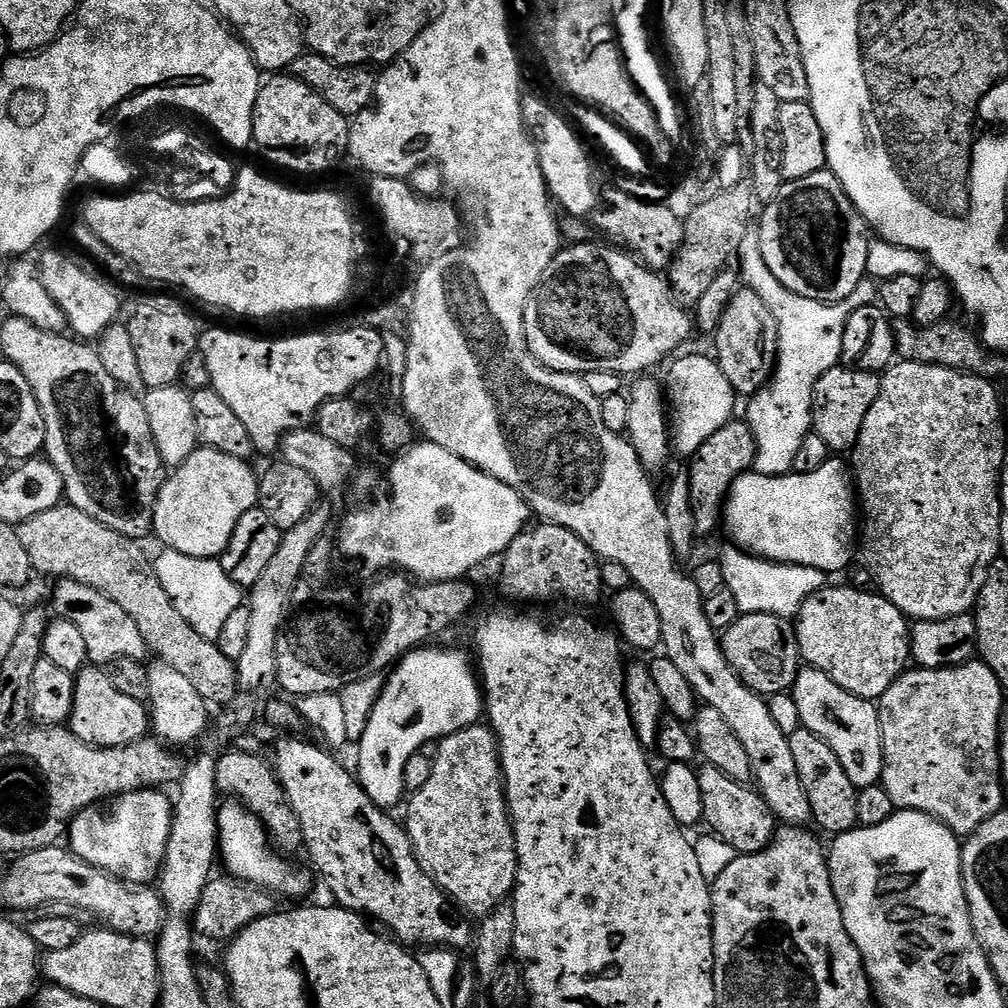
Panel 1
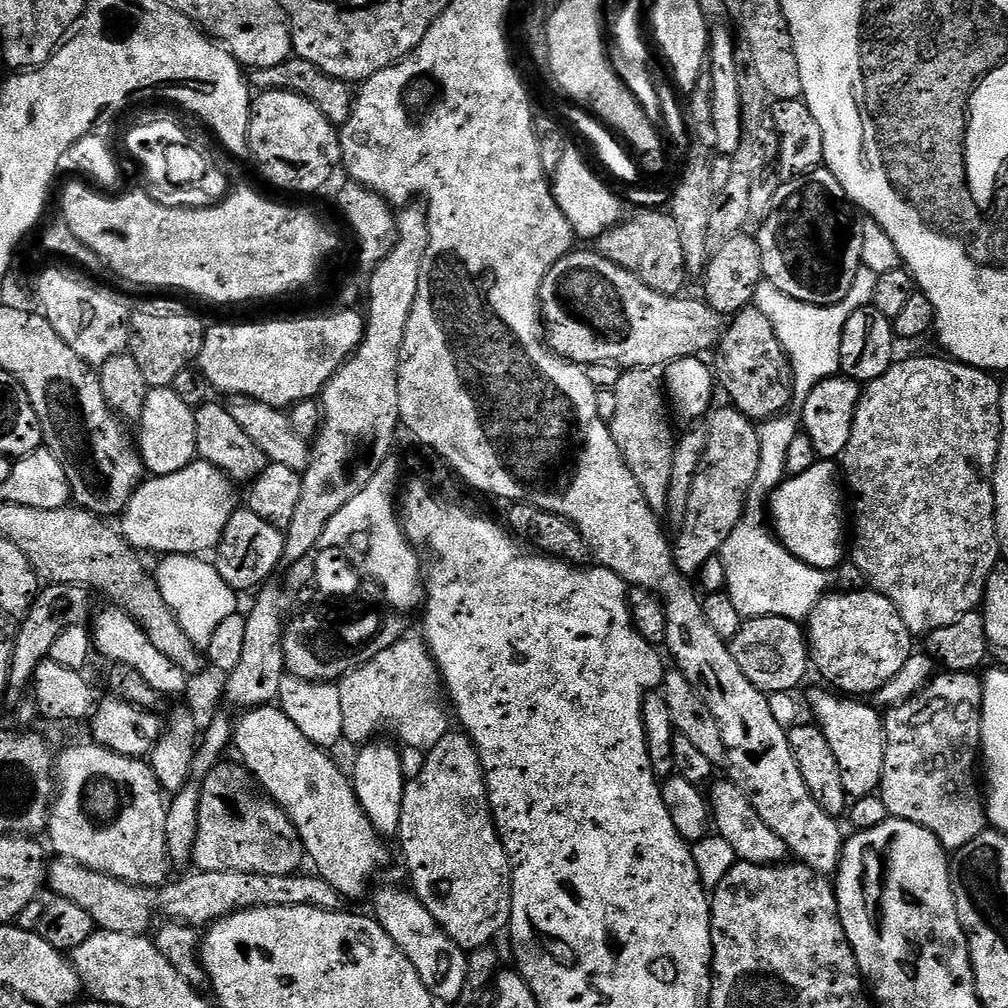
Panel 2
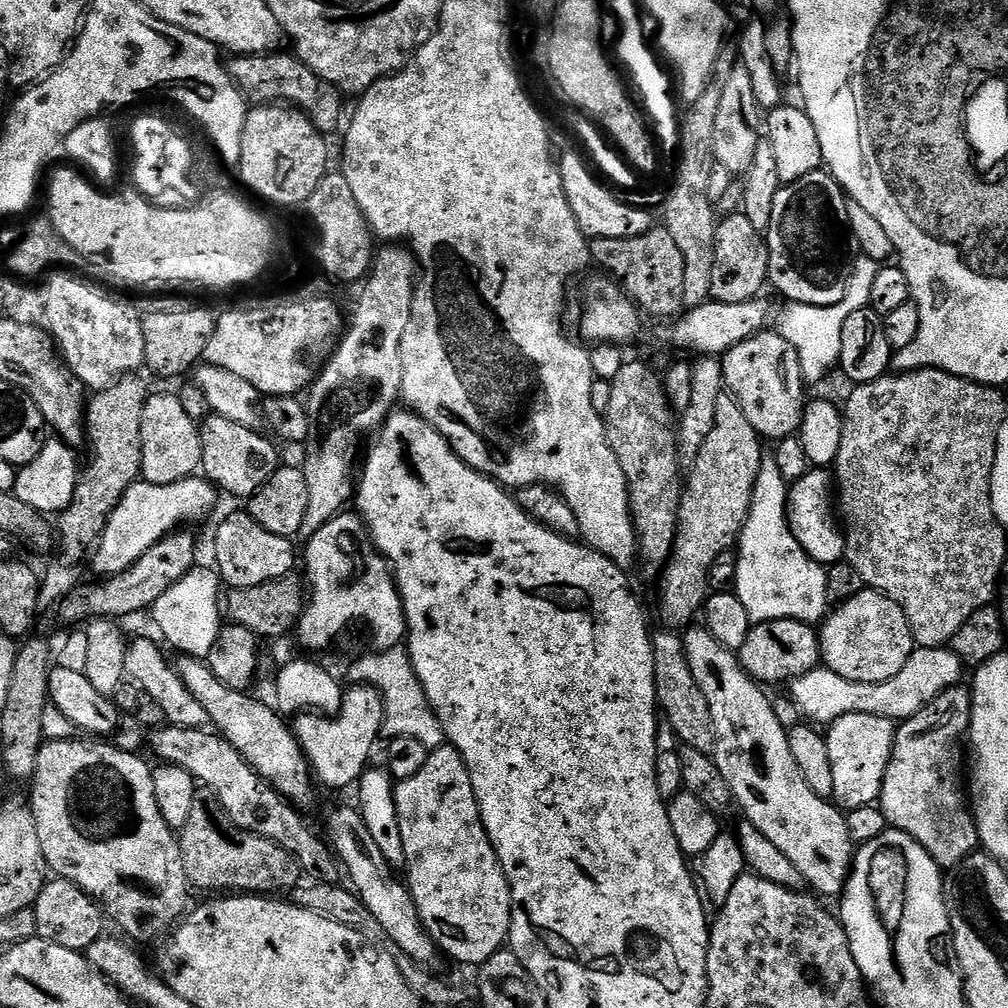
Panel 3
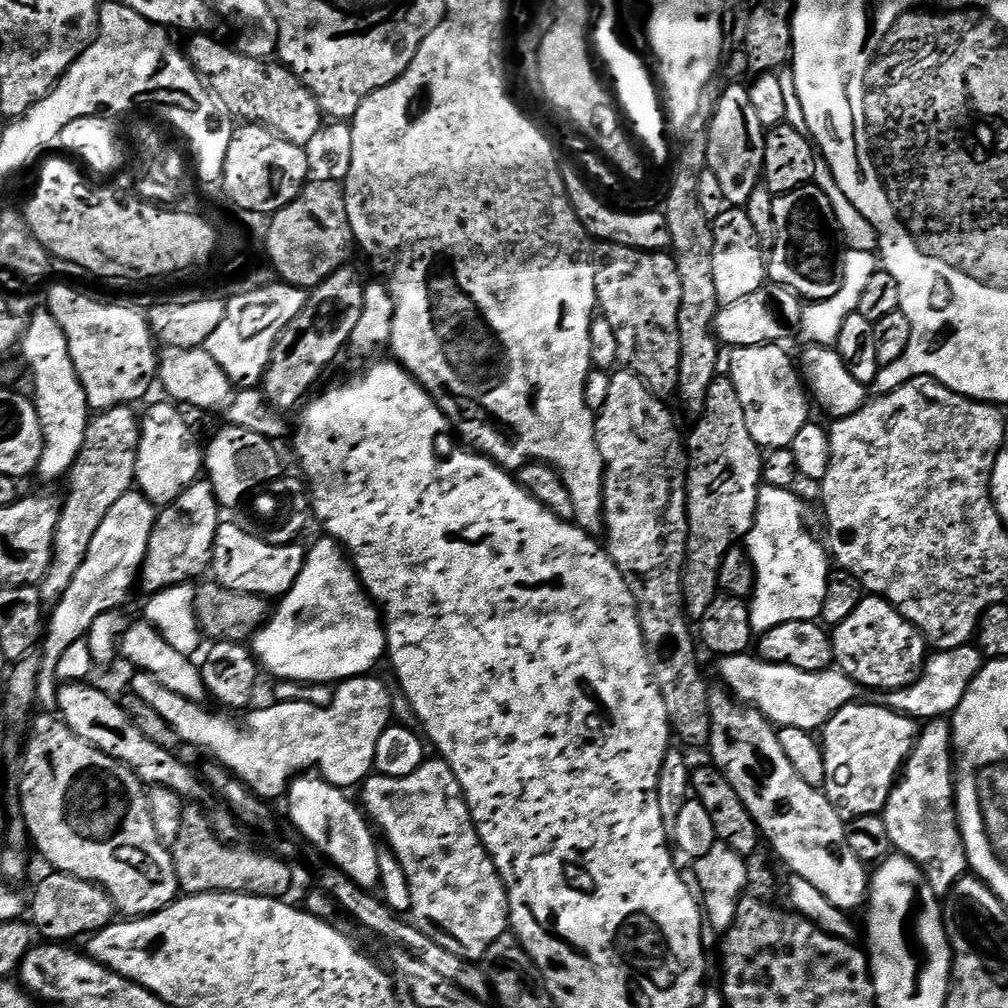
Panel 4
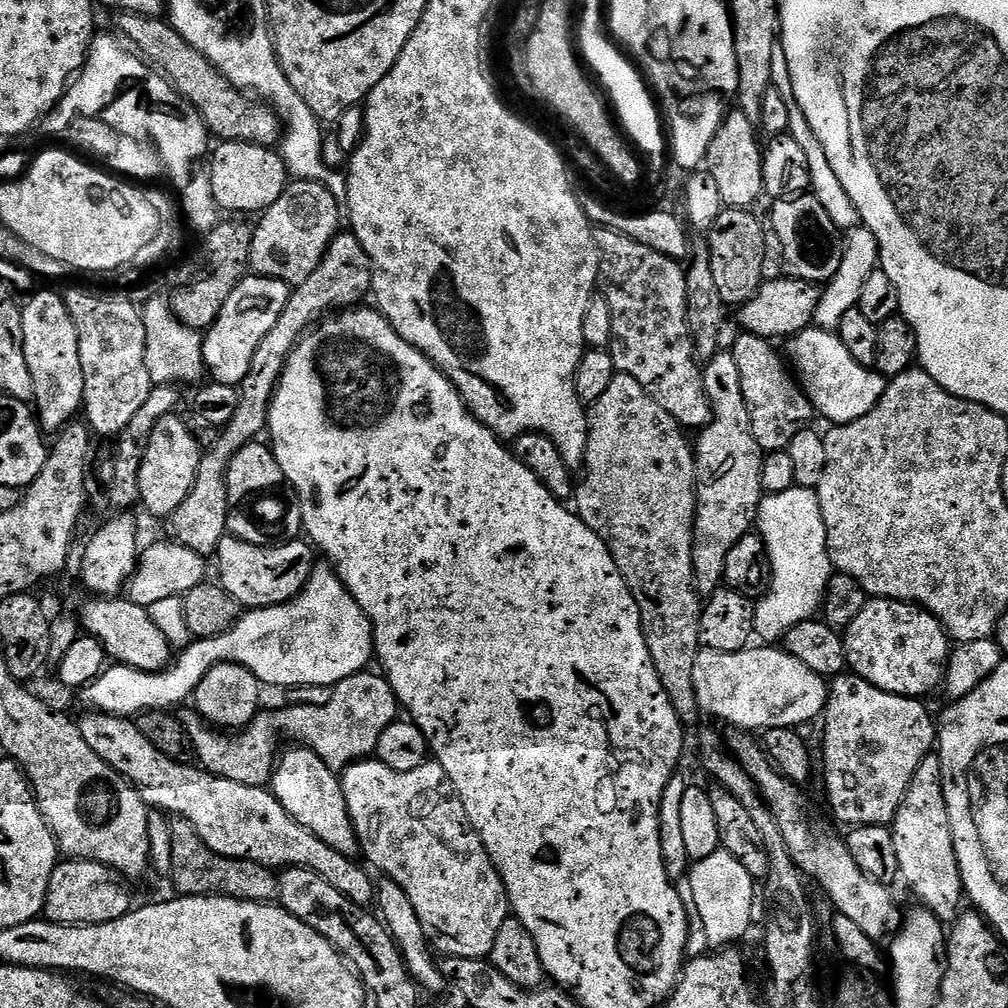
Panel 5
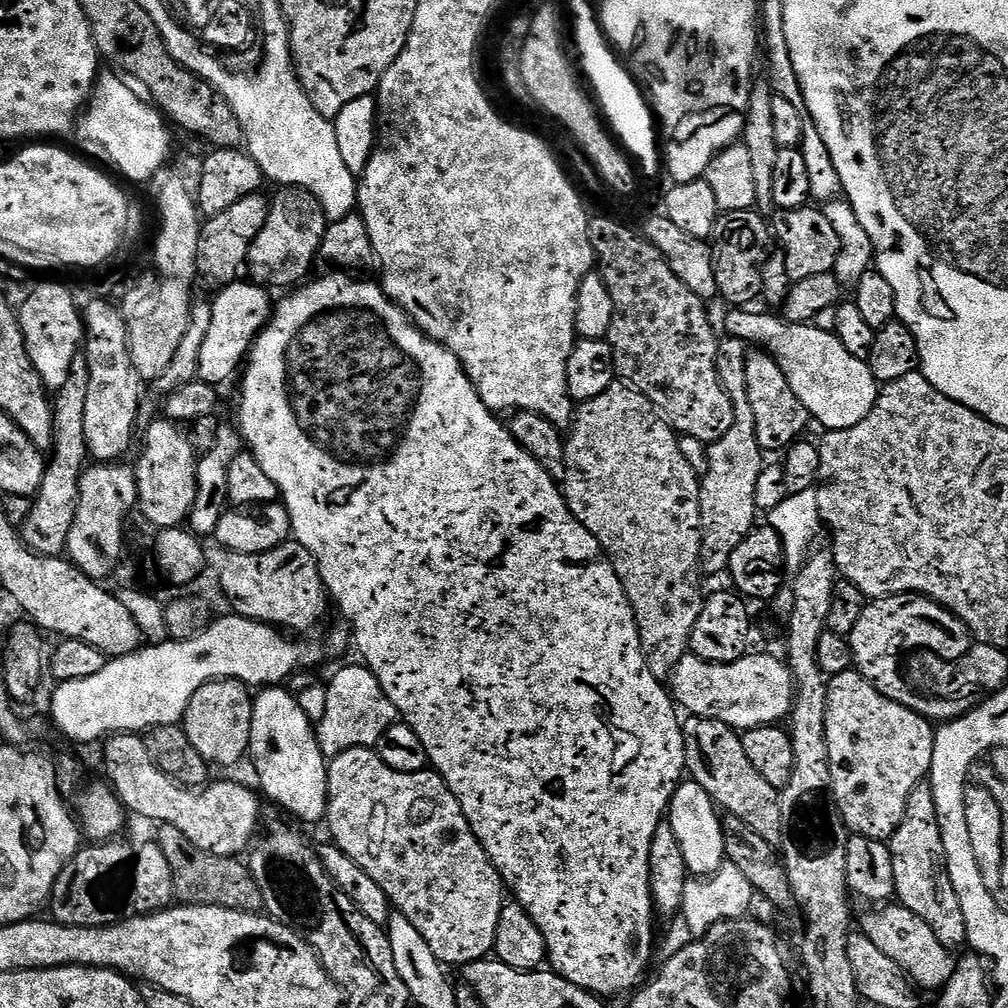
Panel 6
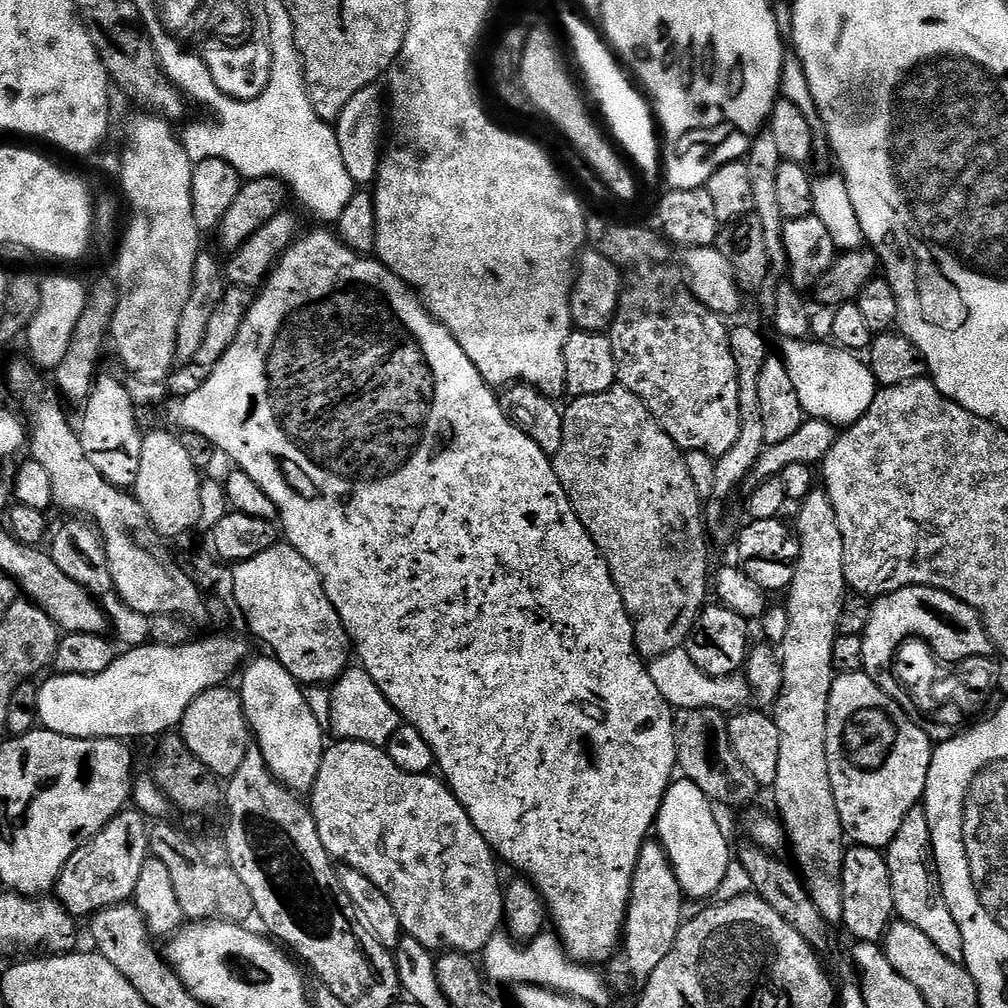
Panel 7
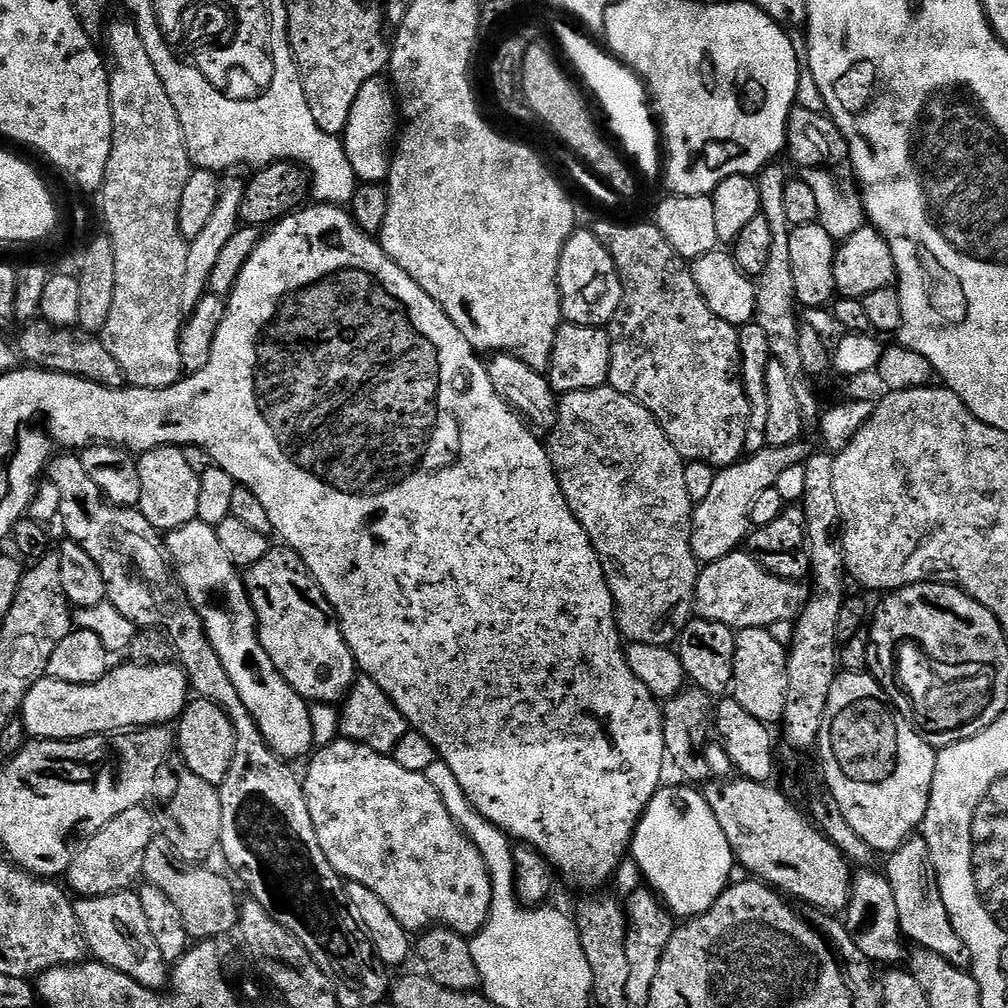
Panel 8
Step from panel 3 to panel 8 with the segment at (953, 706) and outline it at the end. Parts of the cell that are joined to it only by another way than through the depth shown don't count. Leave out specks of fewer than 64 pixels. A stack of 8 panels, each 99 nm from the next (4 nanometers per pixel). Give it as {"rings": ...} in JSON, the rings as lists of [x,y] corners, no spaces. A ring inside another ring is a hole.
{"rings":[[[913,835],[897,852],[891,853],[887,860],[886,875],[894,890],[898,922],[905,941],[946,958],[946,962],[956,968],[967,969],[972,963],[970,950],[966,950],[962,938],[954,930],[952,919],[946,910],[946,902],[942,902],[942,890],[938,886],[930,850],[923,835]]]}

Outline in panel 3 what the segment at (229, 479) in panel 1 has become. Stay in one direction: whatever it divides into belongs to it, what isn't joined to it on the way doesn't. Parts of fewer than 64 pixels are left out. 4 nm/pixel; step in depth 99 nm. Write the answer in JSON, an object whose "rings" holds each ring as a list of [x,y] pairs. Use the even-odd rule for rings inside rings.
{"rings":[[[202,476],[188,477],[172,484],[150,484],[143,480],[131,484],[109,516],[95,549],[97,552],[91,557],[95,572],[102,578],[125,572],[162,537],[208,515],[216,504],[216,496],[215,485]]]}

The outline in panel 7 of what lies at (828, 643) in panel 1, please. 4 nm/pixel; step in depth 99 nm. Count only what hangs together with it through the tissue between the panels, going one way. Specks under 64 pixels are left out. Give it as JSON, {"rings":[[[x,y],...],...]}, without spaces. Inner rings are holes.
{"rings":[[[903,588],[889,592],[873,603],[863,634],[862,658],[863,671],[890,697],[894,696],[894,686],[899,683],[896,672],[890,669],[892,651],[895,651],[897,642],[909,640],[915,635],[925,636],[933,644],[933,649],[944,656],[944,660],[952,660],[957,665],[975,656],[993,655],[994,652],[993,642],[980,621],[980,615],[966,606],[966,602],[937,588]]]}

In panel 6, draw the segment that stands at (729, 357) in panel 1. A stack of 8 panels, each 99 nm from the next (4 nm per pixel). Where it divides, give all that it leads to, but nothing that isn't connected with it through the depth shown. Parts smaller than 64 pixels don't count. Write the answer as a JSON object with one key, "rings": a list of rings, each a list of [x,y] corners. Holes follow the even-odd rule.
{"rings":[[[763,350],[749,351],[746,358],[746,394],[750,398],[750,410],[754,410],[754,426],[758,446],[765,453],[783,453],[805,435],[810,425],[810,417],[806,406],[802,406],[798,394],[790,390],[790,382],[786,382],[786,374],[782,374],[782,366],[774,357]]]}

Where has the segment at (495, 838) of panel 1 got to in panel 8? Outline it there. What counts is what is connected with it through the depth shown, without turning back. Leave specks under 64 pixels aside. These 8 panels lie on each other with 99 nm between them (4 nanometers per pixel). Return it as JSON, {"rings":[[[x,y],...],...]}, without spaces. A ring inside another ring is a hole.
{"rings":[[[337,738],[333,744],[319,749],[308,762],[308,773],[303,773],[302,787],[306,806],[310,810],[310,822],[314,826],[314,834],[318,834],[318,846],[322,846],[322,854],[326,854],[326,862],[330,862],[330,866],[340,877],[345,881],[358,882],[362,886],[366,886],[366,890],[374,890],[374,894],[378,894],[378,898],[382,898],[386,910],[390,910],[390,914],[394,914],[394,918],[398,918],[398,922],[402,922],[402,926],[410,934],[419,934],[433,926],[448,928],[465,938],[470,938],[480,931],[484,918],[488,915],[488,906],[492,902],[492,882],[488,879],[488,869],[484,867],[484,859],[480,857],[474,845],[468,841],[464,831],[452,821],[450,812],[446,810],[446,806],[442,806],[442,798],[438,798],[438,790],[434,790],[434,786],[430,786],[424,773],[402,770],[402,766],[398,766],[398,762],[393,760],[391,755],[375,752],[370,750],[370,746],[343,738]]]}

